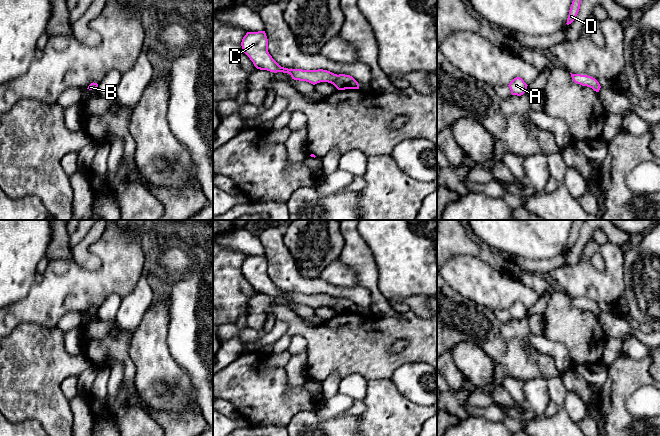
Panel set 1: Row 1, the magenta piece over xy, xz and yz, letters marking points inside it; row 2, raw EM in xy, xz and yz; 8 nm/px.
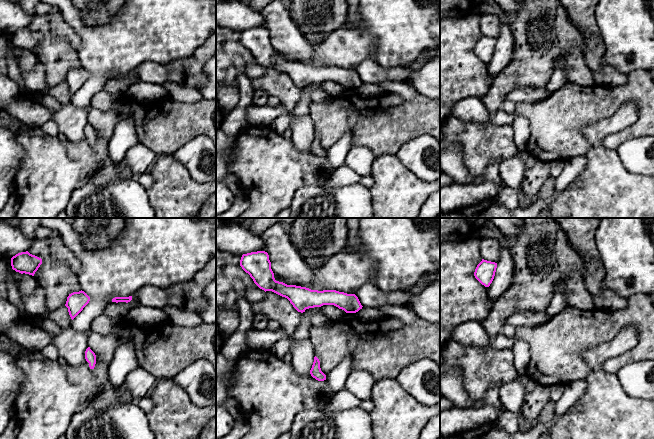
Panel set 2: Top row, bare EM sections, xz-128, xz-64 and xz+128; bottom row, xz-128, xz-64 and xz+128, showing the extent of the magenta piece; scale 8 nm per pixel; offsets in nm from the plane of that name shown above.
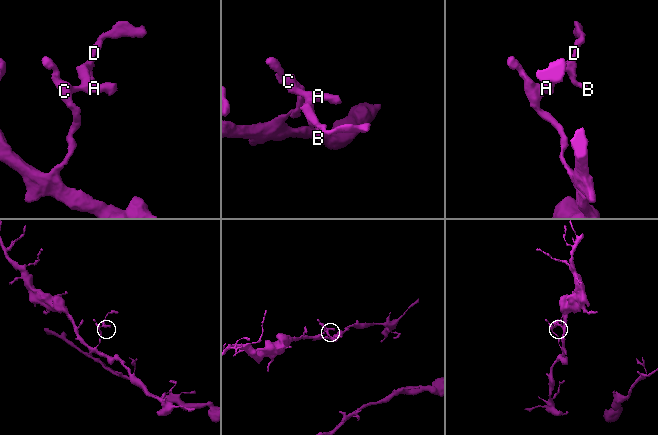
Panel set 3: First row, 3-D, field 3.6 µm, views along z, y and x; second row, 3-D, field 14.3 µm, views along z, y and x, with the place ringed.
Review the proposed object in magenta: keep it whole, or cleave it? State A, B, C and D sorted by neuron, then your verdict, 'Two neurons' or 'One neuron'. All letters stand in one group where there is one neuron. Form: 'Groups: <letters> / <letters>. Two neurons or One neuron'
Groups: A B C D. One neuron

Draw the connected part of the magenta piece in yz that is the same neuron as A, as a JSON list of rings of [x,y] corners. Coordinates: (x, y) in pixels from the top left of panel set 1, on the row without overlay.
[[[516,301],[509,307],[508,310],[511,314],[512,319],[521,320],[526,316],[528,309],[524,306],[522,302]]]

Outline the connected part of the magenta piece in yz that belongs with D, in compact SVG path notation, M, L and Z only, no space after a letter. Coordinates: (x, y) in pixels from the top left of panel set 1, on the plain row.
M576 220L572 225L571 232L569 234L569 240L566 247L567 249L571 248L574 245L575 241L579 236L580 228L581 223L578 220Z

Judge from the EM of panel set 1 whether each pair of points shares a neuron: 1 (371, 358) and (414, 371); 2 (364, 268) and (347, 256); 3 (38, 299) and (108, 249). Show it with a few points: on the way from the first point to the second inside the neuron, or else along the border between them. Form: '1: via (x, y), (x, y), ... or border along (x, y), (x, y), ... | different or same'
1: border along (423, 361), (410, 361), (400, 365), (390, 378) | different
2: via (360, 264), (351, 256) | same
3: via (60, 292), (63, 289), (85, 289), (103, 271) | same

